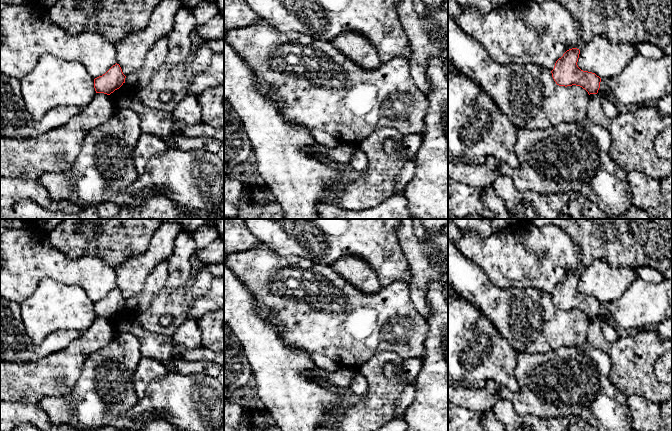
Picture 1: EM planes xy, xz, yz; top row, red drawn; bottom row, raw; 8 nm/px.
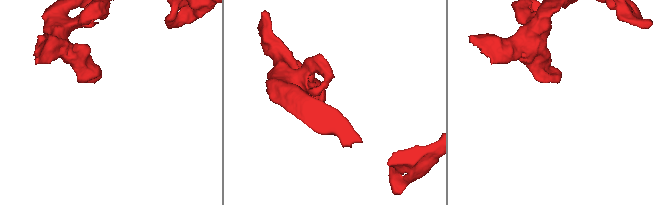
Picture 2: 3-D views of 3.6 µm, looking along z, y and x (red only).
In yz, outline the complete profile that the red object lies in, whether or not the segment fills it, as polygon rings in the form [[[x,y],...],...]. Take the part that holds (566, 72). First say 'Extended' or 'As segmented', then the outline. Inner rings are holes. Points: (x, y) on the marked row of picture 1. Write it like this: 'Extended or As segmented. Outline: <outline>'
As segmented. Outline: [[[572,48],[567,50],[561,58],[559,58],[551,71],[552,77],[559,86],[580,86],[585,89],[588,94],[597,94],[600,88],[601,78],[595,73],[583,71],[578,65],[580,50]]]

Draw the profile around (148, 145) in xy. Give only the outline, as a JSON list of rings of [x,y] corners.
[[[142,133],[134,150],[134,164],[139,176],[144,174],[150,158],[164,153],[167,148],[167,141],[153,134]]]

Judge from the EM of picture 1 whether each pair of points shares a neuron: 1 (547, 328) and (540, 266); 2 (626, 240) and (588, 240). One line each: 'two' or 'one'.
1: two
2: one

